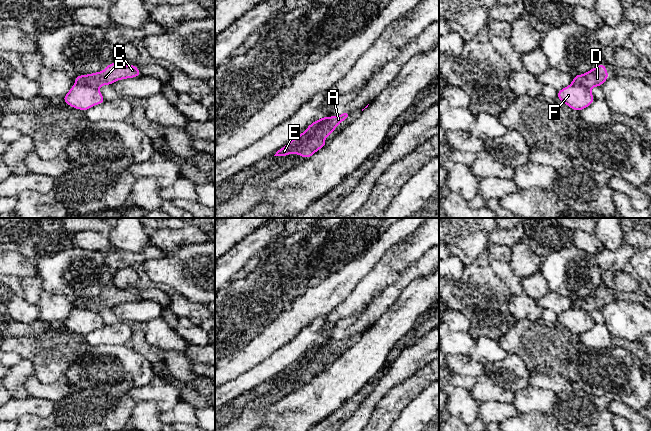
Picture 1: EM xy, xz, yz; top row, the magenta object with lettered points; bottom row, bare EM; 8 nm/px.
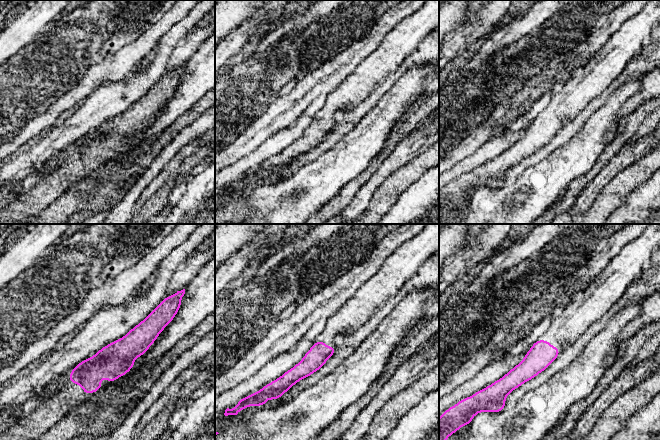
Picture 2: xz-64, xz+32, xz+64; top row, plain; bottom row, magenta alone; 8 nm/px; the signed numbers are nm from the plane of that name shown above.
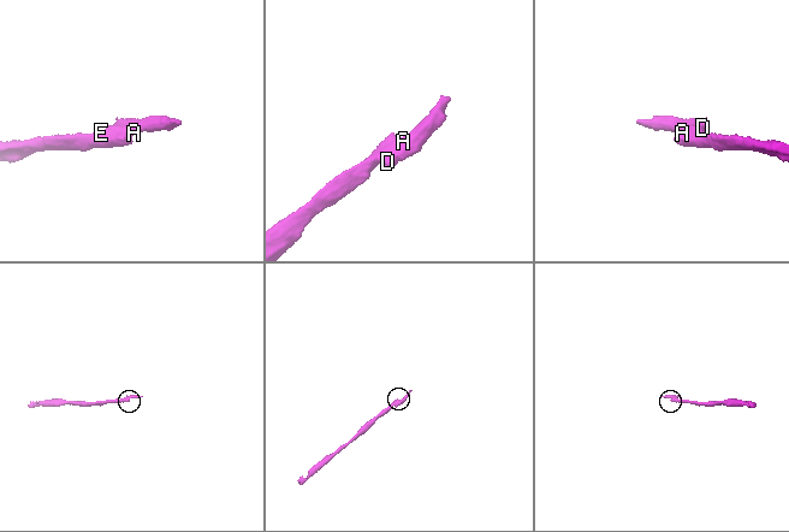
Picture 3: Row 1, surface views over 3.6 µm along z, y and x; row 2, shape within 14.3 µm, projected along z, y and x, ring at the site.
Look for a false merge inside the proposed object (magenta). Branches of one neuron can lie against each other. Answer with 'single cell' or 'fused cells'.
fused cells

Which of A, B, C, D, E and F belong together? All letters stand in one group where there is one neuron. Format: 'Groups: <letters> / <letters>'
Groups: A B C D / E F

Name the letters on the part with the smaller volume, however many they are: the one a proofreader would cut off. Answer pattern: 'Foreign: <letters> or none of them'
Foreign: A, B, C, D

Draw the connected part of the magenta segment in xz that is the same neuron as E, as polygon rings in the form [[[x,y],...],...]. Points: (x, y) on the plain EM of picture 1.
[[[323,341],[314,345],[310,348],[304,357],[299,358],[297,361],[289,365],[283,372],[278,374],[274,380],[280,380],[284,382],[285,380],[289,379],[290,377],[294,376],[294,373],[303,368],[305,365],[309,363],[311,359],[316,358],[316,355],[321,352],[326,346],[328,346],[330,341]]]

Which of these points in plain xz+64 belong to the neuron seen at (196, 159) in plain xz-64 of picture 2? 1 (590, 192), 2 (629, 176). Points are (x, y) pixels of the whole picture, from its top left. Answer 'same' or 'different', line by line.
1: different
2: same

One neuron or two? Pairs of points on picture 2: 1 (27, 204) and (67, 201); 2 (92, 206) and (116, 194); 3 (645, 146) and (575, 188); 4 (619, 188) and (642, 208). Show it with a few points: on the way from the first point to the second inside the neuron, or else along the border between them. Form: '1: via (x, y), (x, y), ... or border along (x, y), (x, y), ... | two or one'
1: border along (65, 192), (36, 213) | two
2: via (98, 200), (103, 195), (110, 194) | one
3: border along (610, 158), (607, 164), (580, 194) | two
4: border along (646, 180), (638, 185), (613, 213) | two

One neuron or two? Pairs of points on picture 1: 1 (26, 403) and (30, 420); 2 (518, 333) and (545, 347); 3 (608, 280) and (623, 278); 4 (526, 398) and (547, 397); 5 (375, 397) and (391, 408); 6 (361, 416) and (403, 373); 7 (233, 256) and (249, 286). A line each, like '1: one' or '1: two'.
1: two
2: one
3: one
4: one
5: two
6: one
7: two

